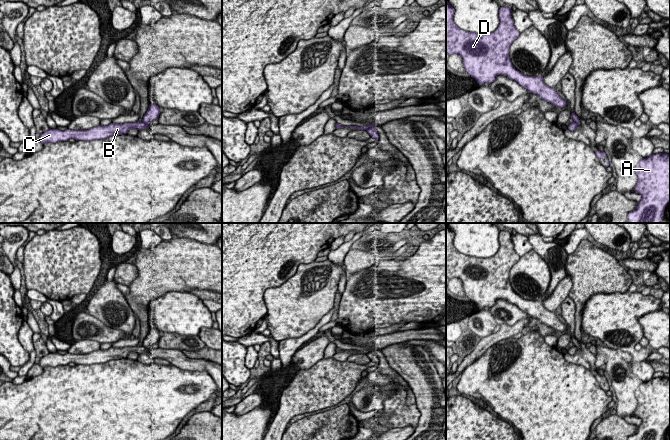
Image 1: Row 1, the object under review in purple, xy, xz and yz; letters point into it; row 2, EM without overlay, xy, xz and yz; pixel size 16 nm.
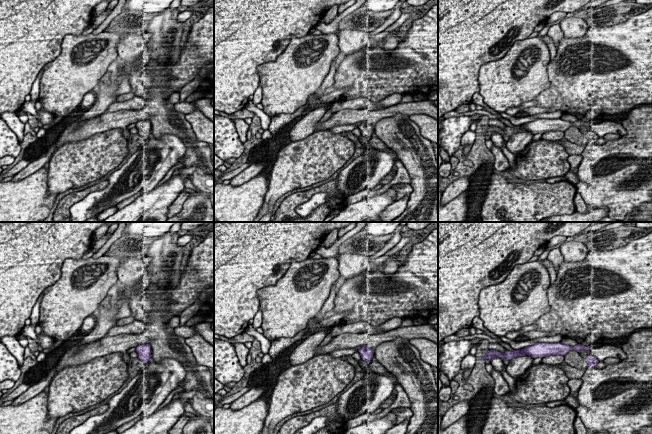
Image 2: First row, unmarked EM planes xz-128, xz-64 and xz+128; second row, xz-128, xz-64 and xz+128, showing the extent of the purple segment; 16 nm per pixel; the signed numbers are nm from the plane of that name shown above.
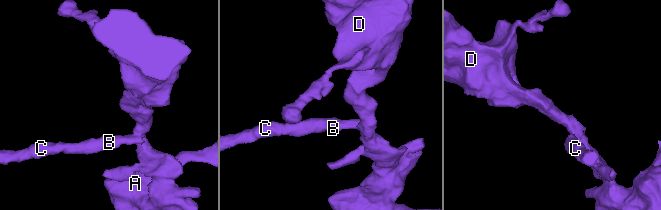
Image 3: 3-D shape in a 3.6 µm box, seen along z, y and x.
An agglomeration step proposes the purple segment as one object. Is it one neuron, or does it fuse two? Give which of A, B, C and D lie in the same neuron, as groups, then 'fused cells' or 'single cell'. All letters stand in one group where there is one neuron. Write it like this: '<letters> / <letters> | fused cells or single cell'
A D / B C | fused cells

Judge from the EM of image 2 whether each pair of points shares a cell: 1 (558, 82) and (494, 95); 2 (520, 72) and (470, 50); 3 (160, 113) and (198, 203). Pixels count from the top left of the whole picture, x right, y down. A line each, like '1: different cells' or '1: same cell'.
1: different cells
2: different cells
3: same cell

